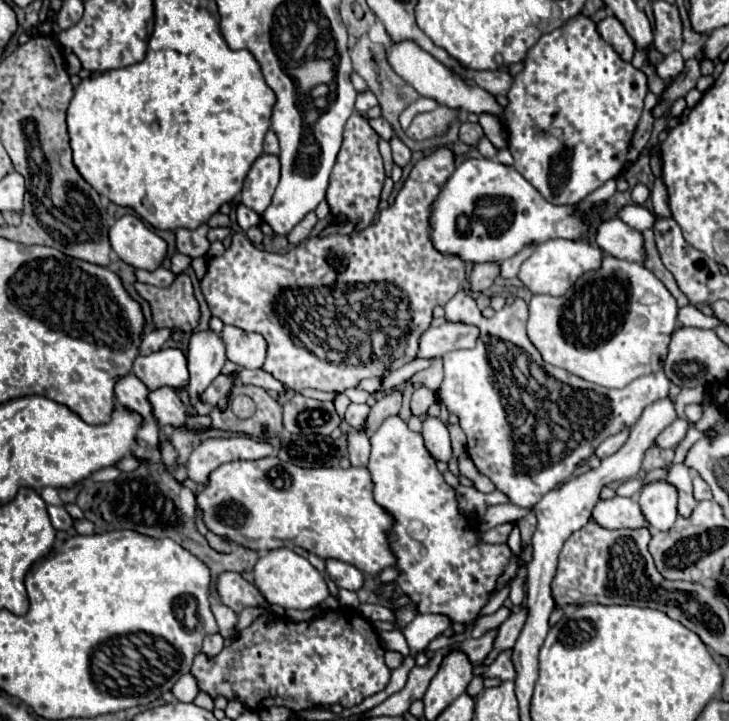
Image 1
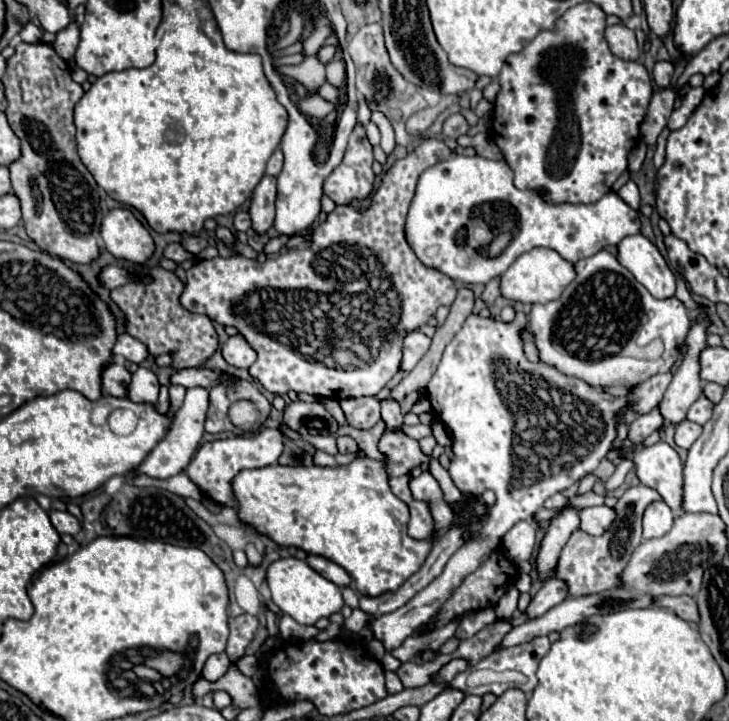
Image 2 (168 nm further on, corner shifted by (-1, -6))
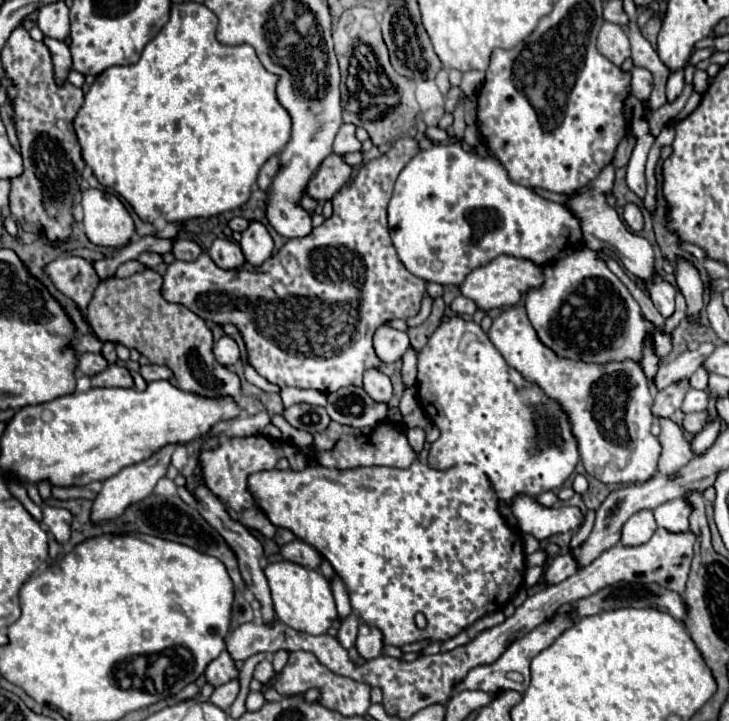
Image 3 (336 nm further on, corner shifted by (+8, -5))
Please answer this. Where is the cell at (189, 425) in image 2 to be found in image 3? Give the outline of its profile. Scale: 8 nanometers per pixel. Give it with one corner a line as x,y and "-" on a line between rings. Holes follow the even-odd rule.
170,444
168,448
162,448
160,452
156,452
154,456
150,456
148,460
140,462
140,464
134,464
134,466
128,466
124,470
120,470
116,476
108,478
102,482
102,490
98,492
94,504
92,504
92,512
90,512
90,522
92,524
100,524
100,522
106,522
106,520
114,520
114,518
120,518
128,506
132,504
138,504
140,500
144,500
146,496
152,494
156,482
166,476
166,468
170,464
170,456
172,452
176,450
174,444

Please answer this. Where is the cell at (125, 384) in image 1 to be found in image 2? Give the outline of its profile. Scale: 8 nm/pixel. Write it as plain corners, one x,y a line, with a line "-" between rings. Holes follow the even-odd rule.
119,361
109,363
103,371
103,391
113,397
129,397
127,385
131,381
131,373
119,365

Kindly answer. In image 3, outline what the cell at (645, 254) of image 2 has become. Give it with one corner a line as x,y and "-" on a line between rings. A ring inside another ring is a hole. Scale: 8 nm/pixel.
656,276
656,284
642,284
642,286
646,286
650,290
652,302
658,308
658,312
664,318
670,318
674,314
674,296
676,296
676,290
668,282
664,282
660,276

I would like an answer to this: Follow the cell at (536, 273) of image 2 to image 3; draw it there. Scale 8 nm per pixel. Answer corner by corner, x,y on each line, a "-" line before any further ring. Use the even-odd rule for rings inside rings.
498,256
486,266
480,266
472,270
462,284
458,284
460,294
476,302
478,308
490,310
490,308
504,308
504,306
516,306
520,302
520,296
528,288
536,288
540,284
540,268
532,264
530,260
516,260
514,256

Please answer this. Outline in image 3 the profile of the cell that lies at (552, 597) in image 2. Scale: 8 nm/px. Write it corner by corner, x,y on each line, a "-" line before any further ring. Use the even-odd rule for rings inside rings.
568,552
564,556
556,556
552,558
552,562
546,568
544,578
548,580
548,584
558,584
560,580
566,580
568,576
572,576
572,572
578,570
578,562
576,558

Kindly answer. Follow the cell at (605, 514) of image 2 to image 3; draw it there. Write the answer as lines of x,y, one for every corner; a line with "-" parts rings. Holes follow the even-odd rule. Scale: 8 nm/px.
524,494
512,500
510,512
518,522
518,528
540,542
548,540
554,534
576,530
584,522
584,514
574,506
546,508
536,498

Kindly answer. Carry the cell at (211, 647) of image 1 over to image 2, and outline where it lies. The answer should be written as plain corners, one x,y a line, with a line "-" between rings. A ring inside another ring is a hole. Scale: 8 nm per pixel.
215,653
211,655
207,661
205,661
205,667
203,667
203,677
207,681
217,681
229,667
229,659
225,653

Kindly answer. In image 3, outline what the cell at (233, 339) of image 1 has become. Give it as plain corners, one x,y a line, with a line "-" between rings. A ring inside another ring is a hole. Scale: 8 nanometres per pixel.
222,336
216,344
214,344
214,356
220,364
224,366
230,366
234,362
240,360
240,350
238,350
238,344
230,338
230,336

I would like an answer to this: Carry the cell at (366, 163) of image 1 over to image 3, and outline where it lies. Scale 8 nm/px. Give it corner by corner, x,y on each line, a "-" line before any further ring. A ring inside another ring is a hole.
330,154
310,180
306,194
314,200
330,200
348,182
350,172
352,168
342,160
342,156

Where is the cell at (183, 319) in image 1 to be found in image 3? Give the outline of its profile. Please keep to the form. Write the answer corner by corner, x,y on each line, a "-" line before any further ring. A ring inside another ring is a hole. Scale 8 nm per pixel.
154,270
136,272
128,278
102,280
86,310
94,334
104,342
138,350
152,364
170,368
178,386
188,388
188,392
200,392
200,396
228,394
240,400
240,378
216,362
212,354
212,332
206,322
182,304
166,302
160,296
160,284
162,276

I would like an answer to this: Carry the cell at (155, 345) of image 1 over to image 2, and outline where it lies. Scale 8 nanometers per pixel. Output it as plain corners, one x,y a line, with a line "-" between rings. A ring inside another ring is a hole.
123,333
123,335
117,337
117,345
113,347
113,353
115,353
115,355
121,355
121,357
125,357
127,361
133,361
133,363
137,363
137,365
149,357
147,345
141,343
141,341
137,341
135,337
131,337
131,335
127,335
127,333

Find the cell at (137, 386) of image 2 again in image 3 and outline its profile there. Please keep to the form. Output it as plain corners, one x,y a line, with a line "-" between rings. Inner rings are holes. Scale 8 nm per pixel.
108,364
106,370
90,376
90,384
104,386
104,388
130,388
130,386
134,386
128,370
122,366
116,366
116,364

